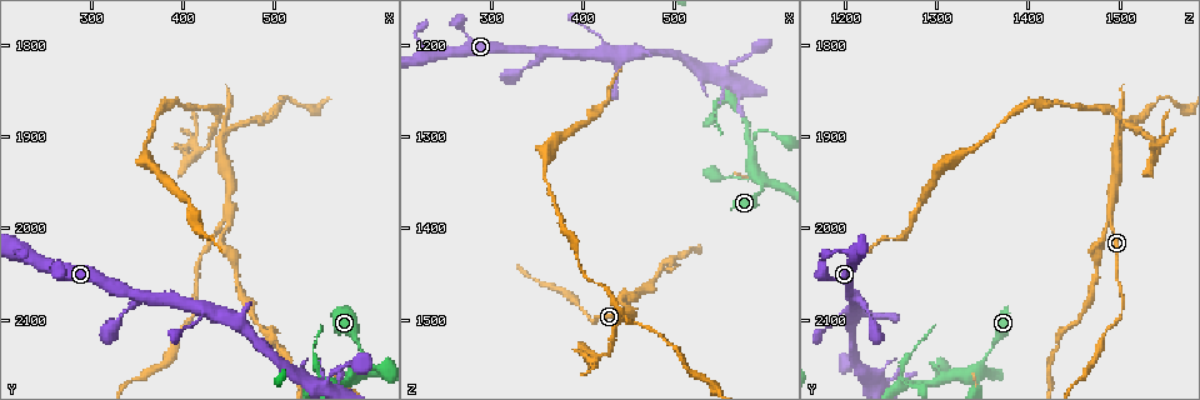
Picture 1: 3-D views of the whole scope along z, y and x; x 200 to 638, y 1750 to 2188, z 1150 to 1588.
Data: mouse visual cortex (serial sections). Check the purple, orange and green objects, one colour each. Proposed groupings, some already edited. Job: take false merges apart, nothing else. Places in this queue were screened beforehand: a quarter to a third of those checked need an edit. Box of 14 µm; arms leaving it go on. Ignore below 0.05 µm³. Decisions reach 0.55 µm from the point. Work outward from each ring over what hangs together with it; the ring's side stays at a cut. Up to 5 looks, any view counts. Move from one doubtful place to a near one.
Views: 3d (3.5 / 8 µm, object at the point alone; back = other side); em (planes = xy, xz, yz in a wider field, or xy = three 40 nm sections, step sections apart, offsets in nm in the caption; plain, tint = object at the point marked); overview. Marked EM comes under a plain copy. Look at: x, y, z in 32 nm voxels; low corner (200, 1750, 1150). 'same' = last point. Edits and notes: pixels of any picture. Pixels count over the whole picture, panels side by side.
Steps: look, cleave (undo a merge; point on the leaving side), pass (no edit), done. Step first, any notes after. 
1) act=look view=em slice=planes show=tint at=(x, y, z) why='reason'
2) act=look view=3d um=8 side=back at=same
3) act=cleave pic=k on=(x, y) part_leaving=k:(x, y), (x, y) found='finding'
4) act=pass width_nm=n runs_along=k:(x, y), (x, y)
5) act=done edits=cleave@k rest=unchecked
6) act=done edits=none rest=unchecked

act=look view=3d um=8 at=(595, 2150, 1350) why='sudden change in width'

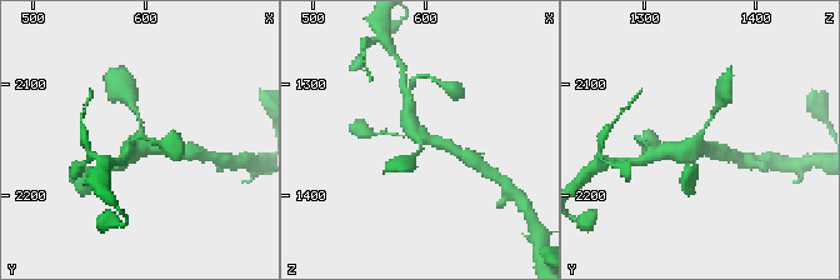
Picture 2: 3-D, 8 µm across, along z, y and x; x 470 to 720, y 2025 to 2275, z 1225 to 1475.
act=look view=3d um=3.5 at=(596, 2152, 1350) why='closer look'

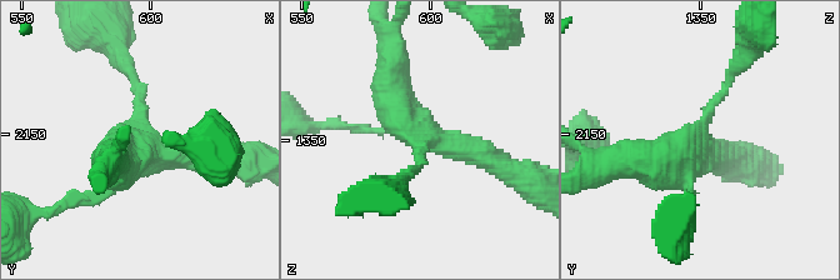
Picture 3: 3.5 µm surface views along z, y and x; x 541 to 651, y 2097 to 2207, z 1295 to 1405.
act=look view=em slice=xy step=3 show=tint at=(598, 2150, 1349) why='now the EM'

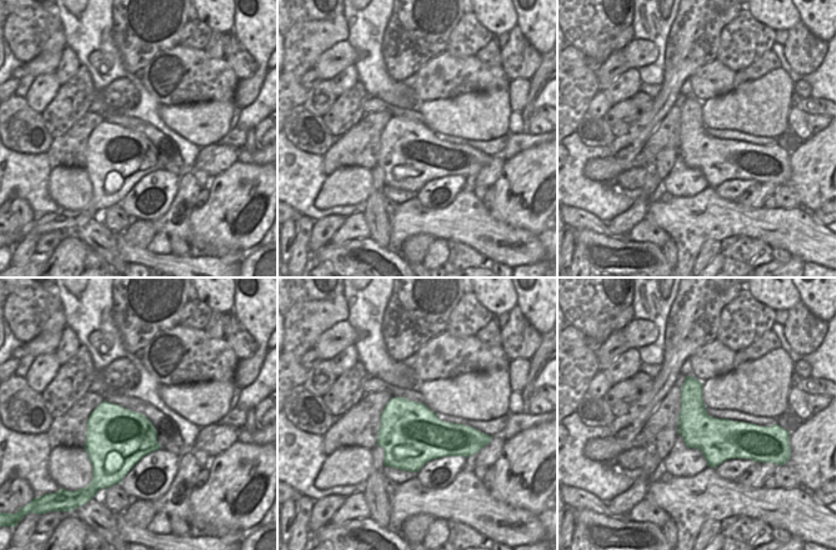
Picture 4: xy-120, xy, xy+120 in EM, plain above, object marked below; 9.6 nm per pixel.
act=pass found='continuous, no second cell'

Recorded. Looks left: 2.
act=look view=3d um=3.5 at=(355, 2075, 1205) why='branch point'

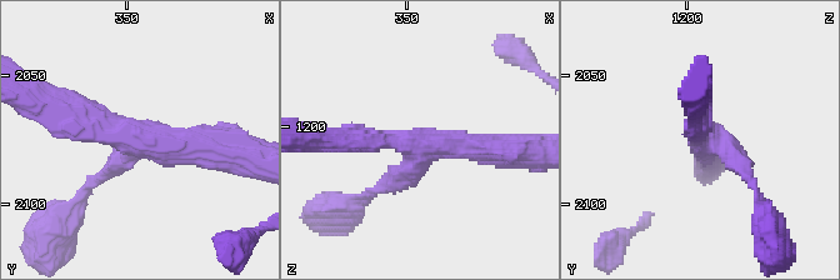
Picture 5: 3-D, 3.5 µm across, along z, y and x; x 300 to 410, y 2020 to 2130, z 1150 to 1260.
act=look view=em slice=planes show=tint at=(354, 2075, 1207) arms=3 arm_widths_nm=200,300,350

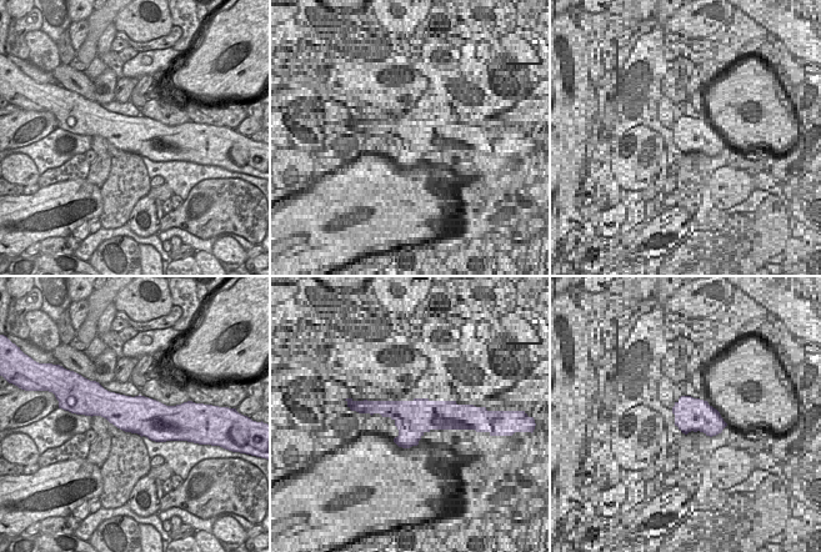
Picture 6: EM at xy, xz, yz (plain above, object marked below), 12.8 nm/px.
act=pass runs_along=5:(64, 108), (101, 135), (221, 154) found='one cell here'

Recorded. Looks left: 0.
act=done edits=none rest=unchecked

